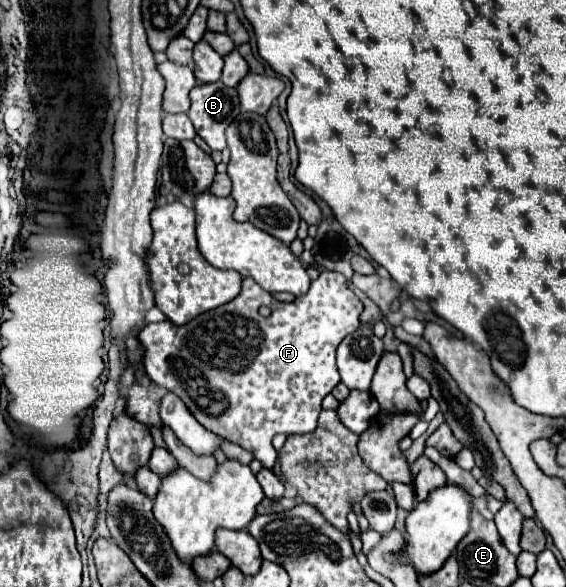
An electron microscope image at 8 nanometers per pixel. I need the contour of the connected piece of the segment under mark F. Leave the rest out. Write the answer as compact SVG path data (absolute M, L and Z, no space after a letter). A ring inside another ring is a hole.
M321 271L321 275L311 281L309 291L291 303L281 303L271 293L265 293L253 279L243 279L243 289L233 301L195 317L187 325L173 325L171 321L149 323L139 331L137 339L145 349L143 369L155 385L181 397L205 429L251 451L263 467L273 471L277 451L271 439L277 433L315 431L323 397L341 381L335 365L337 345L359 327L361 311L363 303L337 271ZM261 305L271 309L269 317L259 315Z

